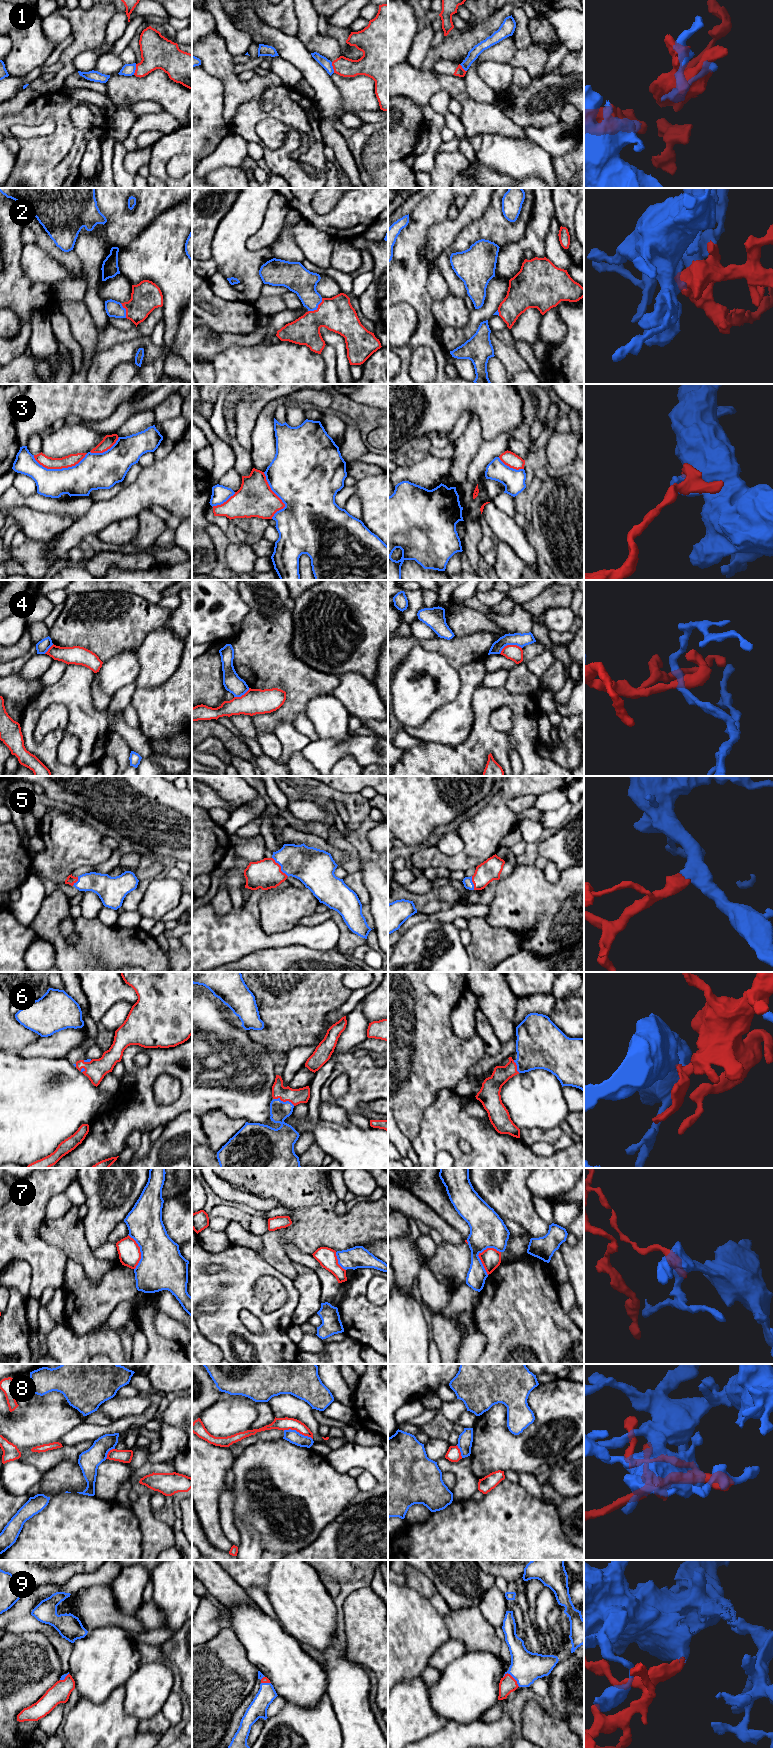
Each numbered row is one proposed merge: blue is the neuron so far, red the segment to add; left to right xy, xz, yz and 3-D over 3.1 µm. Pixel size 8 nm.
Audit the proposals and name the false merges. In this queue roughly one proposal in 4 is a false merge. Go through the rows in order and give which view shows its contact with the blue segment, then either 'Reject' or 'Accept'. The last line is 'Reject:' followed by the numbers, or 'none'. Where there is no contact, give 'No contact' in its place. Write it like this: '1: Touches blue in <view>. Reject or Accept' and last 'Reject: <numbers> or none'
1: Touches blue in xy. Accept
2: Touches blue in xz. Accept
3: Touches blue in xy. Reject
4: Touches blue in yz. Reject
5: Touches blue in xz. Accept
6: Touches blue in xz. Accept
7: Touches blue in yz. Reject
8: Touches blue in xz. Reject
9: Touches blue in yz. Accept
Reject: 3, 4, 7, 8

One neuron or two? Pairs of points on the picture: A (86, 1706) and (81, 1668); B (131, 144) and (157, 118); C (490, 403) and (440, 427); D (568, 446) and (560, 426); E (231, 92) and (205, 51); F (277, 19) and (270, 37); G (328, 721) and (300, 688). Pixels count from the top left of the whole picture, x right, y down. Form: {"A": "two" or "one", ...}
{"A": "two", "B": "one", "C": "one", "D": "two", "E": "one", "F": "two", "G": "two"}

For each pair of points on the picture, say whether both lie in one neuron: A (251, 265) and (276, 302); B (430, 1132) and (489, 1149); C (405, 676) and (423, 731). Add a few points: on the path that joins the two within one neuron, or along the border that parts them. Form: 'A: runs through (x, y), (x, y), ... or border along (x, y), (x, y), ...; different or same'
A: border along (260, 296), (252, 302); different
B: runs through (445, 1132), (472, 1132), (474, 1134); same
C: border along (437, 708), (418, 727), (402, 727); different

